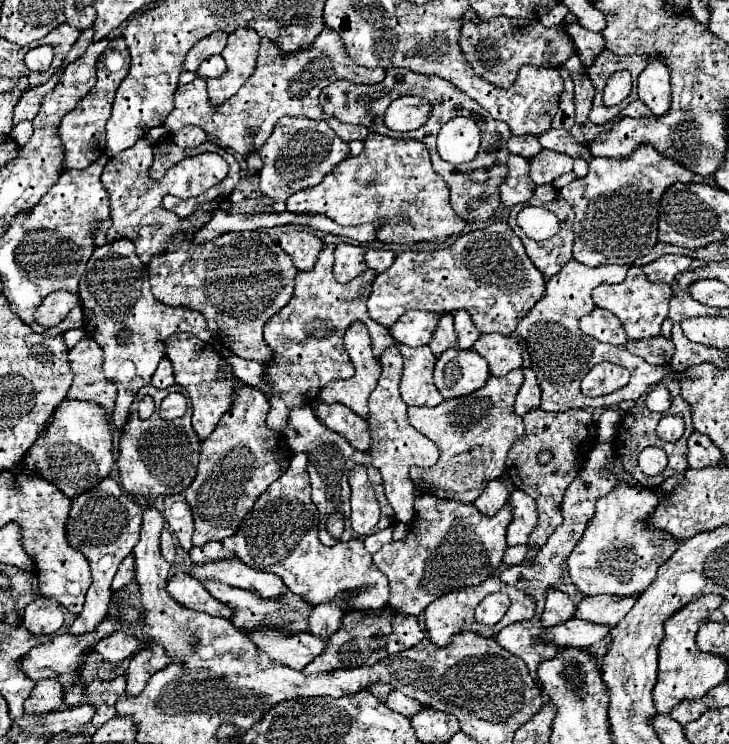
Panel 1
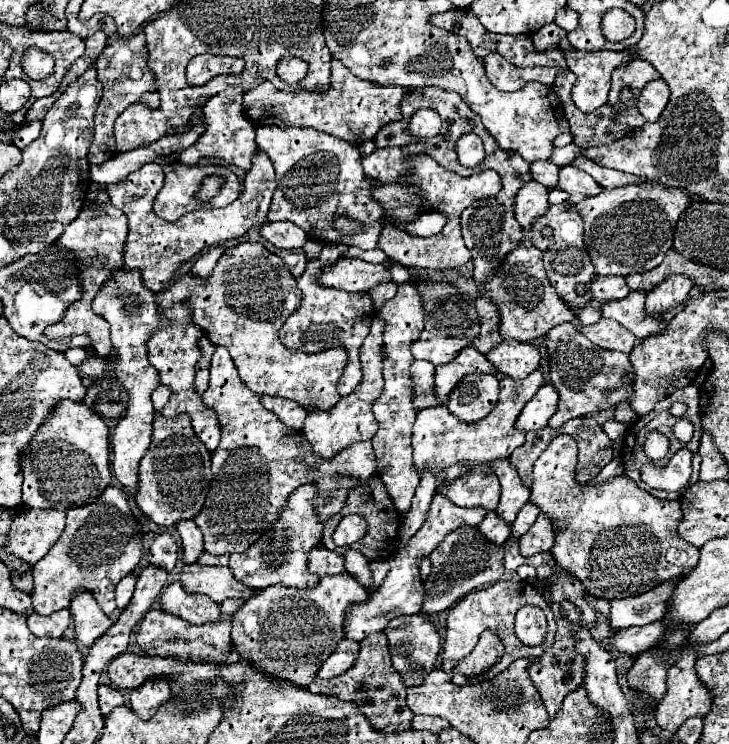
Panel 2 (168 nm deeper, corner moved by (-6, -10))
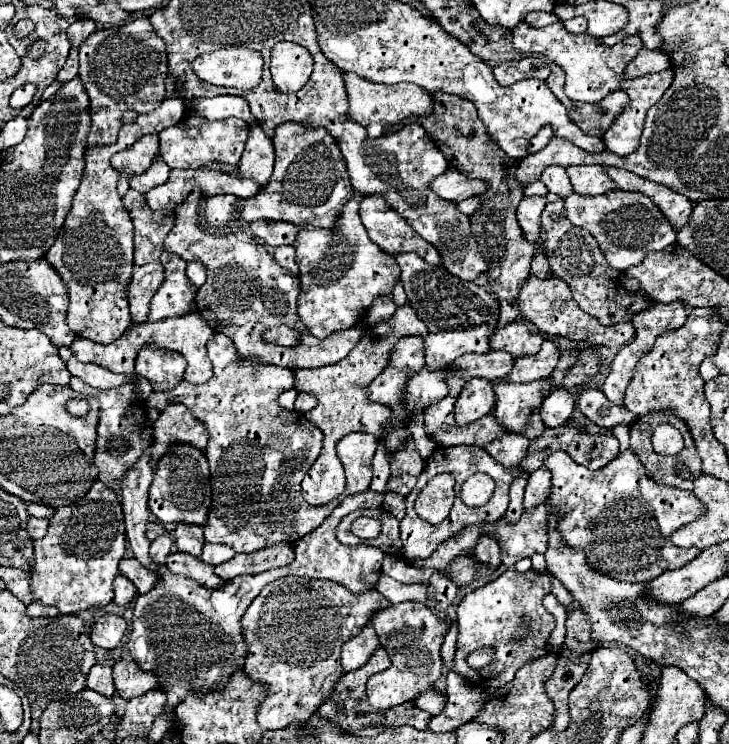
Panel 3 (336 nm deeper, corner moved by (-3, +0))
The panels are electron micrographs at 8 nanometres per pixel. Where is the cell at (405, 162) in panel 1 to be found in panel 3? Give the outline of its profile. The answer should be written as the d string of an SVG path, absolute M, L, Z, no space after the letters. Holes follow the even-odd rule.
M365 196L361 200L359 216L363 226L367 228L369 238L387 254L397 256L403 252L415 252L427 264L439 266L441 256L437 250L425 242L391 206L377 206L383 204L383 196Z

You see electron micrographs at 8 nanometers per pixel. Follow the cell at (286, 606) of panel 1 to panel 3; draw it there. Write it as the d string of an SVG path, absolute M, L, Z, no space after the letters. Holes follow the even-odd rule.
M279 578L267 584L261 594L253 600L243 616L243 636L249 646L249 656L245 660L245 674L267 688L265 700L257 710L259 726L267 728L285 728L291 722L309 720L321 706L321 702L329 700L333 692L333 684L343 676L341 668L341 646L345 640L357 636L361 628L365 628L373 614L391 606L391 602L381 596L377 590L369 590L365 594L351 594L345 586L329 580L315 578Z

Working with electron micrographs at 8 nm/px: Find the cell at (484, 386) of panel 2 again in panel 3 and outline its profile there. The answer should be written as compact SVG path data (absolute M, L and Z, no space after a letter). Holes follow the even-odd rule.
M469 380L455 402L457 426L467 426L487 416L495 406L495 392L489 380Z

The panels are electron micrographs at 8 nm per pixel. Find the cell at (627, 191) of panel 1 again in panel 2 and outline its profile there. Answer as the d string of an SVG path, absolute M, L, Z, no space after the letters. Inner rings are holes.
M640 182L622 188L602 188L600 194L576 204L584 220L584 244L592 264L602 276L628 276L656 268L672 248L676 220L690 202L690 194L680 188Z

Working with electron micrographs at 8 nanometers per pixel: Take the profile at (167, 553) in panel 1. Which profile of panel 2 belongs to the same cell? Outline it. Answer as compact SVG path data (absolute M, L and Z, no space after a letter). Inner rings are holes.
M158 534L154 544L148 550L148 562L160 566L166 572L172 572L178 560L178 546L170 534Z

